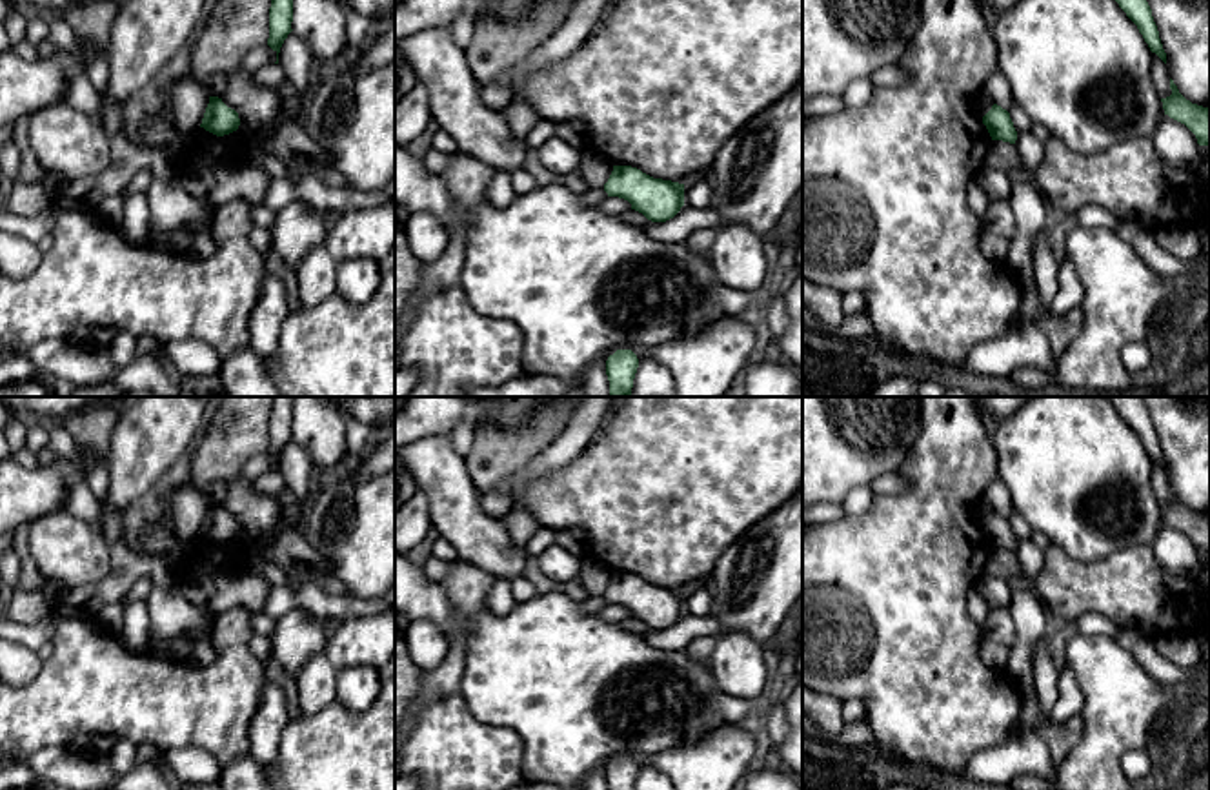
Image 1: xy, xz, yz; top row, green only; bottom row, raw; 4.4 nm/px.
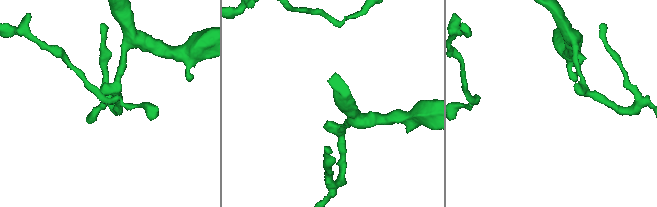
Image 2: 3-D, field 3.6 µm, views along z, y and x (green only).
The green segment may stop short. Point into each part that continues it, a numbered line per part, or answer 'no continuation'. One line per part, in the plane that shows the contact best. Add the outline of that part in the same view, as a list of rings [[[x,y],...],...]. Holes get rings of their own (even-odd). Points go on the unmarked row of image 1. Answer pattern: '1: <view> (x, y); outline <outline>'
no continuation

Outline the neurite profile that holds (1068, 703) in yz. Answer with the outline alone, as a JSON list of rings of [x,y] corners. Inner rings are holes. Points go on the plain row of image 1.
[[[1059,666],[1057,675],[1057,701],[1052,708],[1054,723],[1066,723],[1083,710],[1083,694],[1074,674],[1066,666]]]

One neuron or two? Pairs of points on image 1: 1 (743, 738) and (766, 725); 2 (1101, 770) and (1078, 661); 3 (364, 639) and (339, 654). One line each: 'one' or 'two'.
1: two
2: one
3: one

